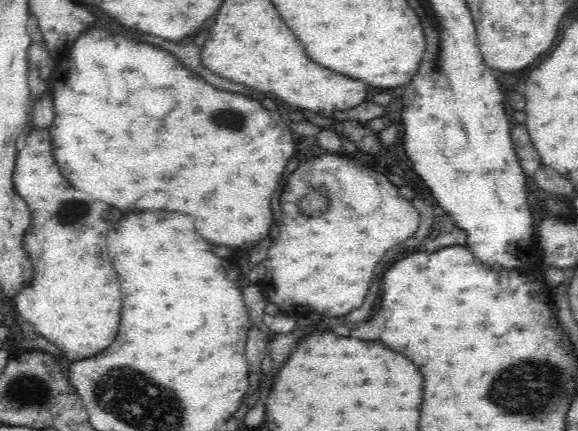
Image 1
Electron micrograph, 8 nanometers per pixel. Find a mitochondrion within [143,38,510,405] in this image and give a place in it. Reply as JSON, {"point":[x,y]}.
{"point":[314,203]}

